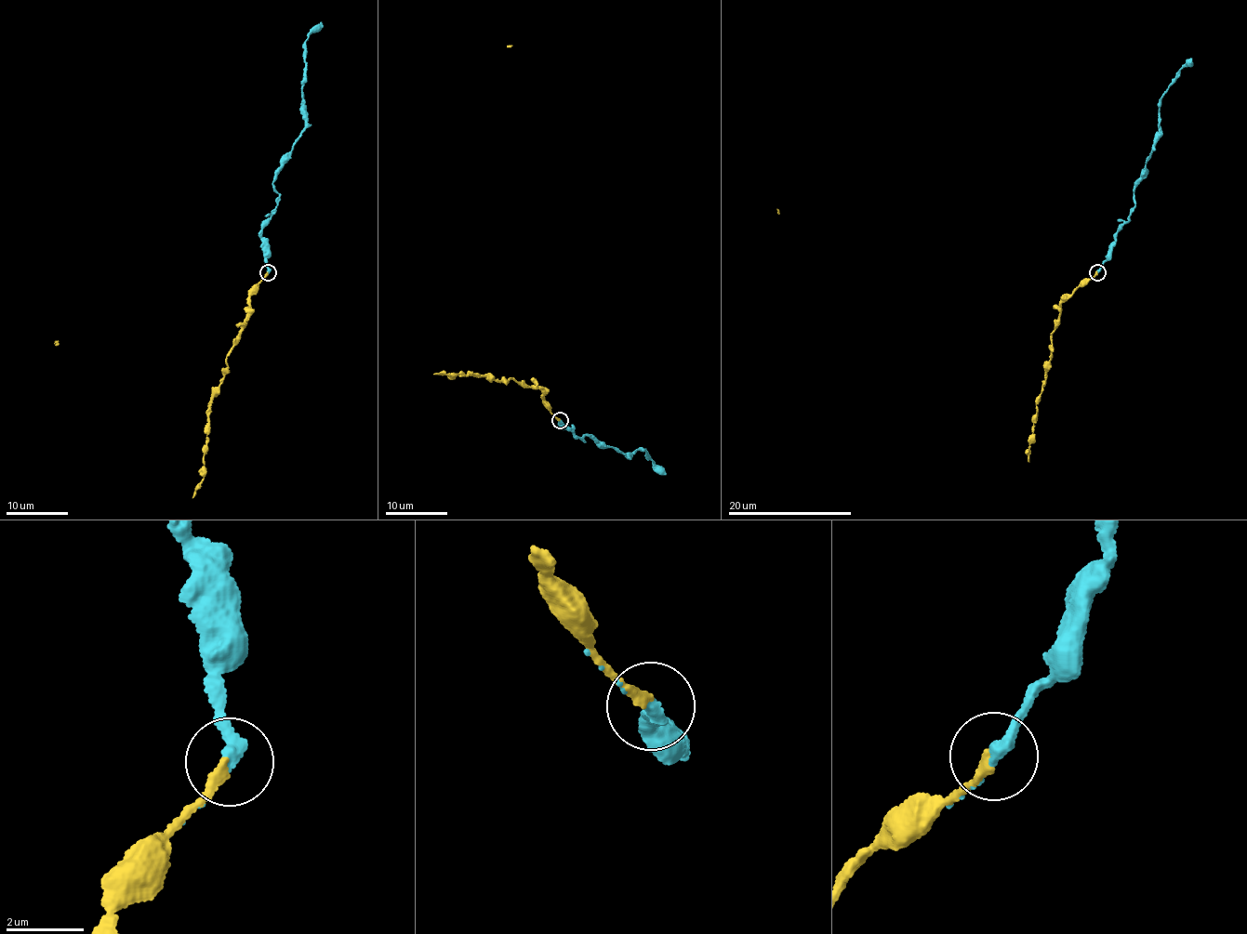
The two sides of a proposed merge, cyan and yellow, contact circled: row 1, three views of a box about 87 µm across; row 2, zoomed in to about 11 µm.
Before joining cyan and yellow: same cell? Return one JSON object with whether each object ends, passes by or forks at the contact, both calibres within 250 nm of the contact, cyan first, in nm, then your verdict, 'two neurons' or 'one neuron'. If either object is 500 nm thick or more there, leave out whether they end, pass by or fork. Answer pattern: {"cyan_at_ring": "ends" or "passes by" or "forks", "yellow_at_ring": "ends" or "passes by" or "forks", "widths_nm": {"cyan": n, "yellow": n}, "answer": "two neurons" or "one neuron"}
{"cyan_at_ring": "ends", "yellow_at_ring": "ends", "widths_nm": {"cyan": 360, "yellow": 240}, "answer": "one neuron"}

